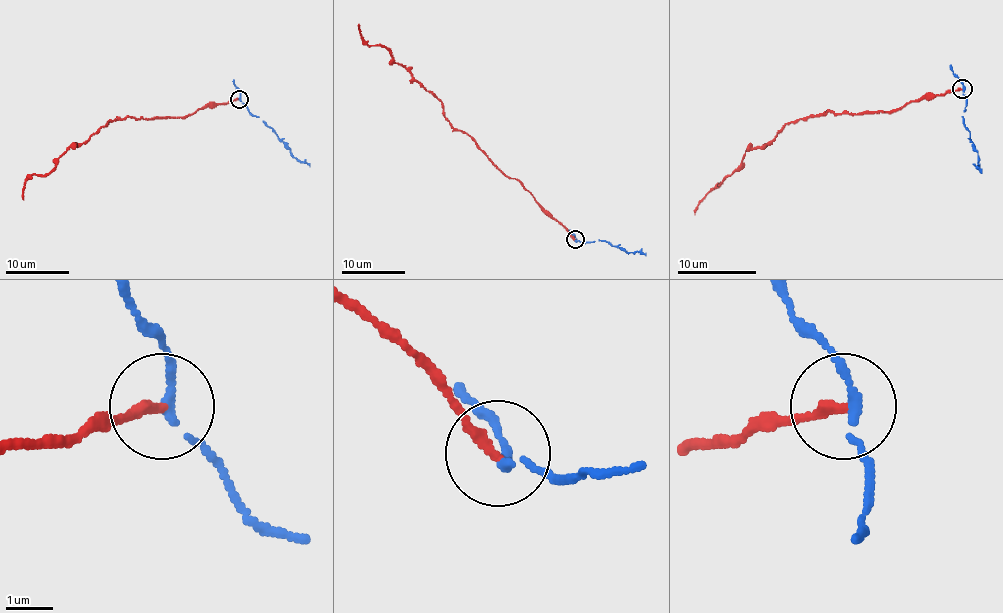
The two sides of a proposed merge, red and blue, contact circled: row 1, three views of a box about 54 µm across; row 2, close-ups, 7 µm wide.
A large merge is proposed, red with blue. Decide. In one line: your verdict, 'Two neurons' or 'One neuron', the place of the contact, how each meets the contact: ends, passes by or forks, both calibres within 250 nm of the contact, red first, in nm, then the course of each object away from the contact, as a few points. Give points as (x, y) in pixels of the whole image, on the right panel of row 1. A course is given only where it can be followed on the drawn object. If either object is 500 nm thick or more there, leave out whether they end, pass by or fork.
Two neurons. Place: (962, 89). At the ring red ends. At the ring blue passes by. Thickness 220 nm (red) against 160 nm. Course of red: (962, 88), (889, 112), (828, 112), (786, 124), (770, 141), (748, 147), (695, 215). Course of blue: (962, 88), (966, 106), (962, 124), (978, 155), (978, 169), (982, 173)

